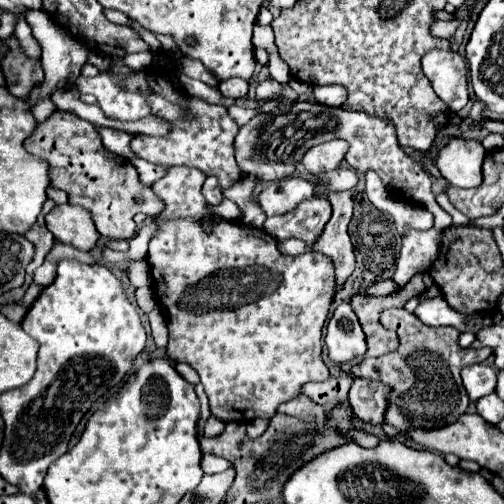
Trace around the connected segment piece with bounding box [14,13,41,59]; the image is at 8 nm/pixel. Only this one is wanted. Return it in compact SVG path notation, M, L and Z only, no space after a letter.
M24 13L17 15L17 24L14 30L14 34L25 54L31 58L40 58L41 47L38 41L32 35L32 30L25 21Z

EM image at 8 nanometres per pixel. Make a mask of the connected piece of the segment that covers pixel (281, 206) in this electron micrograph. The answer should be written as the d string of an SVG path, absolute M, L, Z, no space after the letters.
M290 176L268 186L258 200L266 216L280 216L296 208L298 202L316 196L318 190L320 188L314 182L300 176Z

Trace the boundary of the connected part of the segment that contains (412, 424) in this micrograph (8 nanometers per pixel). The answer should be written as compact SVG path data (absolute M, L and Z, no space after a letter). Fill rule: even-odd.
M390 308L380 314L380 324L398 334L398 348L390 354L378 358L364 358L360 364L352 366L350 372L358 378L368 378L382 382L390 388L388 408L384 412L384 422L394 426L400 434L410 438L410 430L432 430L454 424L468 410L468 394L460 380L460 370L470 364L484 362L492 350L490 348L462 348L458 344L460 330L452 326L430 328L416 320L414 314L404 308Z

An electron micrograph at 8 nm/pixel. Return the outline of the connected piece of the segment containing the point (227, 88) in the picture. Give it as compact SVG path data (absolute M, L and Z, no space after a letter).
M230 78L230 80L224 80L220 82L220 92L224 96L232 96L232 98L244 98L246 92L248 92L248 82L242 80L242 78Z

